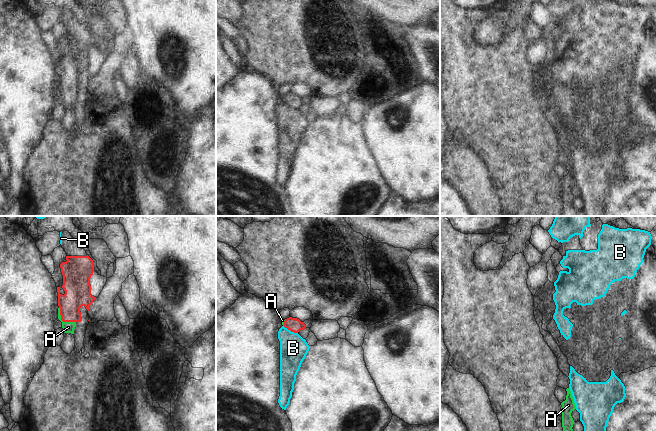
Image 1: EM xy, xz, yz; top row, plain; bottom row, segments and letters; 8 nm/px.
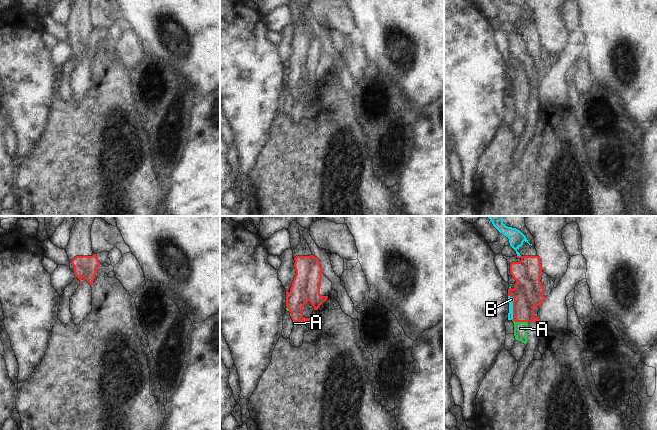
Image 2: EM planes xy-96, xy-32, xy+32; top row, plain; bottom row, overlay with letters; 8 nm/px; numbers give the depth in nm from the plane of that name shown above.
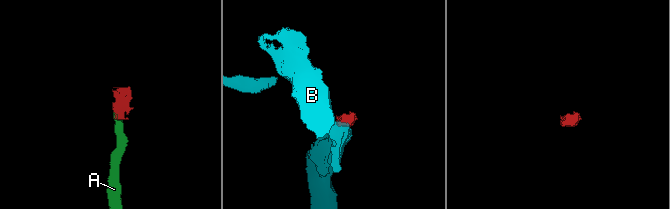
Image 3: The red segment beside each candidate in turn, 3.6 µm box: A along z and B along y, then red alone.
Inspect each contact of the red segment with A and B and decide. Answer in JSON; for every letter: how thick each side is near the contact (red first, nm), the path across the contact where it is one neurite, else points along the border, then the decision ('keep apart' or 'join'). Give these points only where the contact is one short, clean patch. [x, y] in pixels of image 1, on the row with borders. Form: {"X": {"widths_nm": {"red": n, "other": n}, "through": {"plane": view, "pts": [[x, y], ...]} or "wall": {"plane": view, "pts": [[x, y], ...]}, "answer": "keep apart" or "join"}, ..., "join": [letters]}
{"A": {"widths_nm": {"red": 200, "other": 100}, "through": {"plane": "xy", "pts": [[77, 293], [62, 320], [68, 327]]}, "answer": "join"}, "B": {"widths_nm": {"red": 110, "other": 220}, "answer": "keep apart"}, "join": ["A"]}

